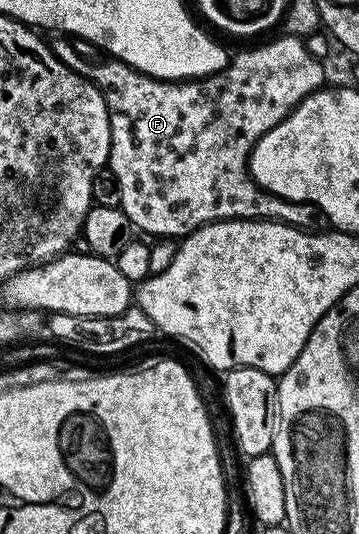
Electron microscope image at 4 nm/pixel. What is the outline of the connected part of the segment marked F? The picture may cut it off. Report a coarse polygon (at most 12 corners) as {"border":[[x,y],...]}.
{"border":[[280,34],[201,80],[54,54],[104,94],[108,172],[150,238],[213,220],[322,230],[256,142],[323,87]]}

